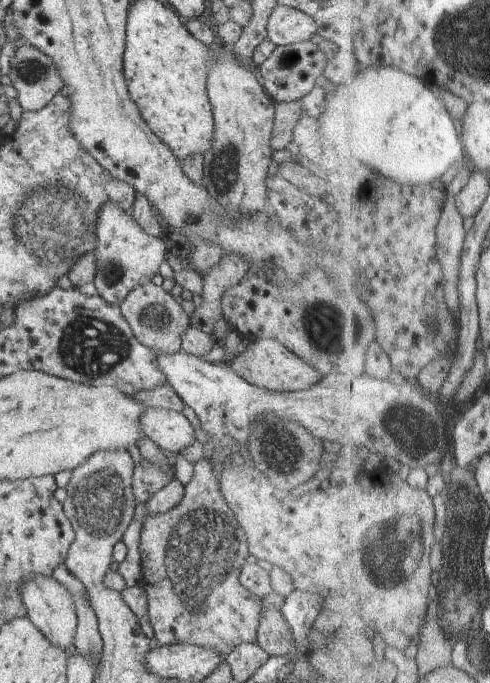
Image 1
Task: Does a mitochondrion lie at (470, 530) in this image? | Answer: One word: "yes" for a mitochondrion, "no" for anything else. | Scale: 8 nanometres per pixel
yes

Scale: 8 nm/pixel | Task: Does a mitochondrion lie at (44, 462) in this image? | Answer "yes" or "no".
no

